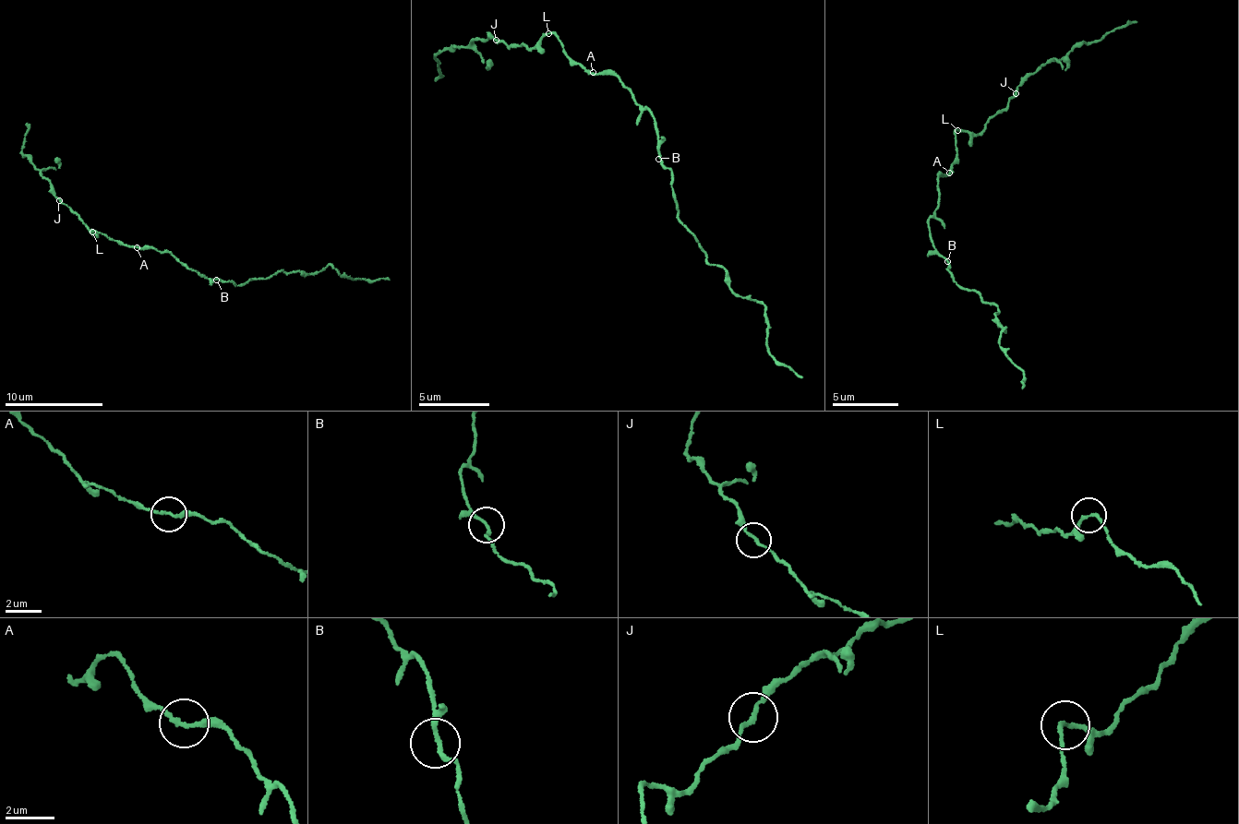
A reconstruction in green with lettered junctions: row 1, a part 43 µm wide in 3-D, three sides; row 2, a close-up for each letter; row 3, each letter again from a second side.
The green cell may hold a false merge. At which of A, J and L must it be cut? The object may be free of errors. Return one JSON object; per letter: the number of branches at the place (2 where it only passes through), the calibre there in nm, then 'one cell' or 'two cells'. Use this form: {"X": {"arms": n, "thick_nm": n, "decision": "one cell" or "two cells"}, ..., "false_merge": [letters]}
{"A": {"arms": 2, "thick_nm": 180, "decision": "one cell"}, "J": {"arms": 2, "thick_nm": 180, "decision": "one cell"}, "L": {"arms": 2, "thick_nm": 180, "decision": "one cell"}, "false_merge": []}

